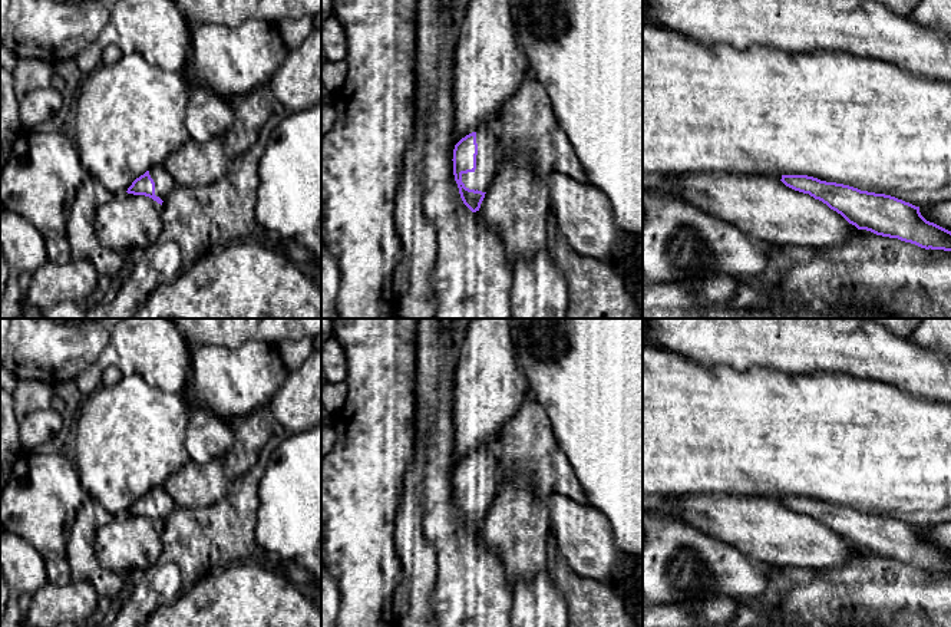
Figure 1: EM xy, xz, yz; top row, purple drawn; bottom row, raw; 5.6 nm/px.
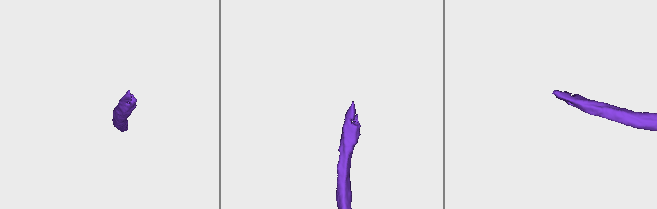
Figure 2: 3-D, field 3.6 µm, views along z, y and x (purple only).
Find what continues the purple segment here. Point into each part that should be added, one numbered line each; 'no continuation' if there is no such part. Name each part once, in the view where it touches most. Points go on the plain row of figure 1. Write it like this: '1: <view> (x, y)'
1: xz (486, 458)

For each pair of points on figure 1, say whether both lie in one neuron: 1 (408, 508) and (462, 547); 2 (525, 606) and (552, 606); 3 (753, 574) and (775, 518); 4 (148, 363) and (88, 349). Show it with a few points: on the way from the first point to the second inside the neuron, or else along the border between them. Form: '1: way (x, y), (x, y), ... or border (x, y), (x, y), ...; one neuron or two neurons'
1: border (422, 484), (422, 533), (435, 550); two neurons
2: way (532, 606), (545, 606); one neuron
3: border (729, 545), (769, 570); two neurons
4: border (112, 333), (101, 356), (78, 376); two neurons

